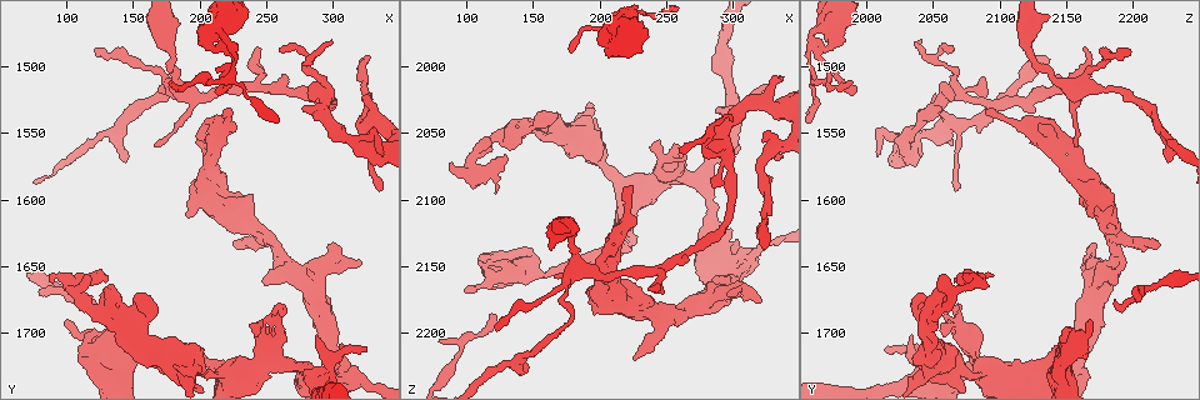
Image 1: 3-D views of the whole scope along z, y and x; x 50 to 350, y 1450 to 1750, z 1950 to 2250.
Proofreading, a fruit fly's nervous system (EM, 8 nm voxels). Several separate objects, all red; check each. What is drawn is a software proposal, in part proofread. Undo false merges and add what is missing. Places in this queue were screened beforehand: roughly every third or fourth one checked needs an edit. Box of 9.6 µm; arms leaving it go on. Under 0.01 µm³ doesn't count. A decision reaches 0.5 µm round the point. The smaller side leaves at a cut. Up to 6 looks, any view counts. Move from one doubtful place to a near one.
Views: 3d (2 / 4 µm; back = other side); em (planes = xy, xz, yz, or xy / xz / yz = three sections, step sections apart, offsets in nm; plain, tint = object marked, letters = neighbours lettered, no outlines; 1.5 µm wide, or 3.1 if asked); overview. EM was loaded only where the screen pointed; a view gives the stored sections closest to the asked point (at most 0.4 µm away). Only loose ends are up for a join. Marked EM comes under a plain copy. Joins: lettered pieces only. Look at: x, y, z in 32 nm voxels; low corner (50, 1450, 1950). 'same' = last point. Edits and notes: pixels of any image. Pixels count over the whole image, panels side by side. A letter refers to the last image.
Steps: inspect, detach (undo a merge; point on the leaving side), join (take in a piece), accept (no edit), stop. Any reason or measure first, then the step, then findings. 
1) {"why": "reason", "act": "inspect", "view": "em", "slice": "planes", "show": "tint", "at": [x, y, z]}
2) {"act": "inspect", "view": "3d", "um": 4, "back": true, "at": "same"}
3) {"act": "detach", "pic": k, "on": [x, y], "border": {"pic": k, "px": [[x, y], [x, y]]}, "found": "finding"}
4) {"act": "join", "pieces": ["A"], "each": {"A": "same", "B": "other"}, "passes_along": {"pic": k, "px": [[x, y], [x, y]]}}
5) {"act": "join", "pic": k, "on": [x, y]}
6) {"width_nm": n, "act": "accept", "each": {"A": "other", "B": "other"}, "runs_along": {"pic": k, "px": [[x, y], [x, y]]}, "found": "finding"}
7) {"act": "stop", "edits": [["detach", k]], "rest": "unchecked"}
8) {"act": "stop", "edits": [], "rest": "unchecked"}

{"why": "long arm stops here", "act": "inspect", "view": "3d", "um": 4, "at": [322, 1496, 2136]}

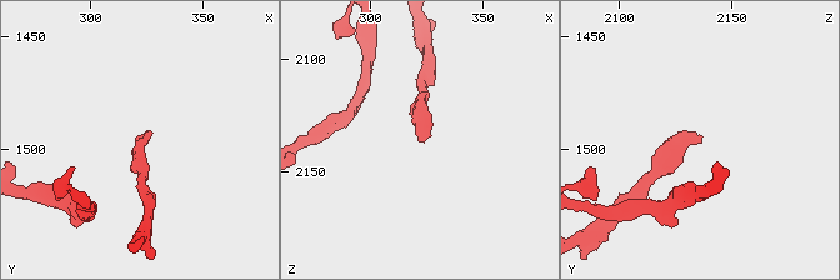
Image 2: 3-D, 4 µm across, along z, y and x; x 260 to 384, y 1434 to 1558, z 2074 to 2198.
{"act": "inspect", "view": "em", "slice": "planes", "show": "letters", "at": [323, 1498, 2137]}

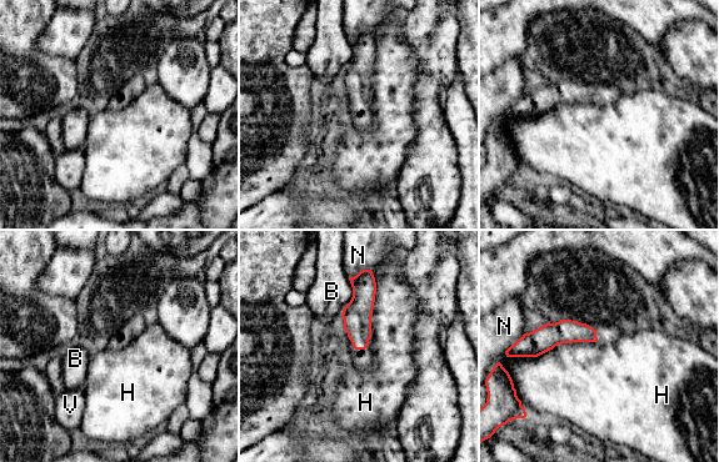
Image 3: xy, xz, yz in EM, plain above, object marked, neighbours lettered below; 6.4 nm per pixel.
{"width_nm": 120, "act": "accept", "each": {"B": "other", "H": "other", "N": "other", "V": "other"}, "border": {"pic": 3, "px": [[592, 341], [513, 357]]}, "found": "none of them fits"}

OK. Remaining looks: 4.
{"why": "thin end", "act": "inspect", "view": "em", "slice": "yz", "step": 4, "show": "tint", "at": [122, 1486, 2198]}

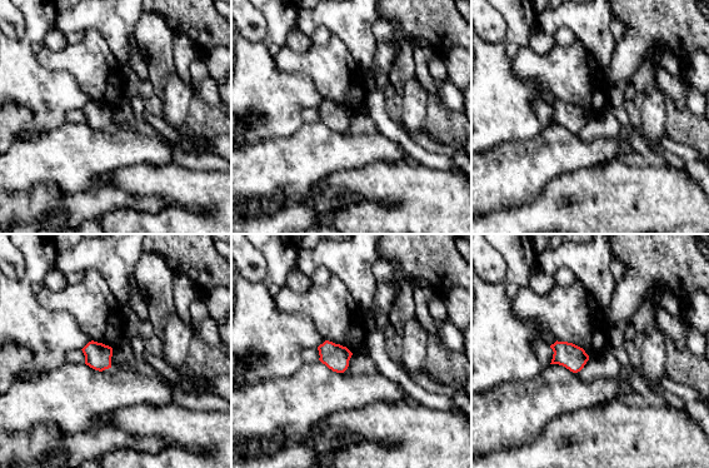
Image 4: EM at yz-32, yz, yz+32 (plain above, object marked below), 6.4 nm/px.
{"act": "inspect", "view": "em", "slice": "planes", "show": "letters", "at": "same"}

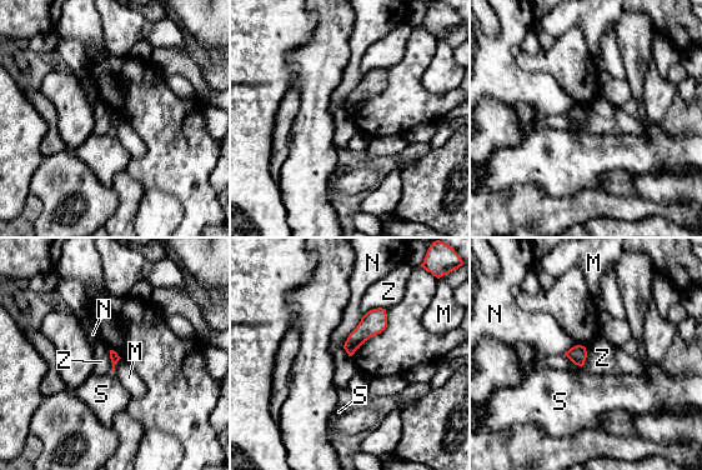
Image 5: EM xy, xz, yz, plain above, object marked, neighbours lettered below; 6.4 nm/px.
{"act": "accept", "each": {"M": "other", "N": "other", "S": "other", "Z": "other"}, "border": {"pic": 5, "px": [[587, 351], [582, 365], [563, 354]]}, "found": "none of them fits"}

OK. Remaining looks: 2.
{"act": "stop", "edits": [], "rest": "unchecked"}

